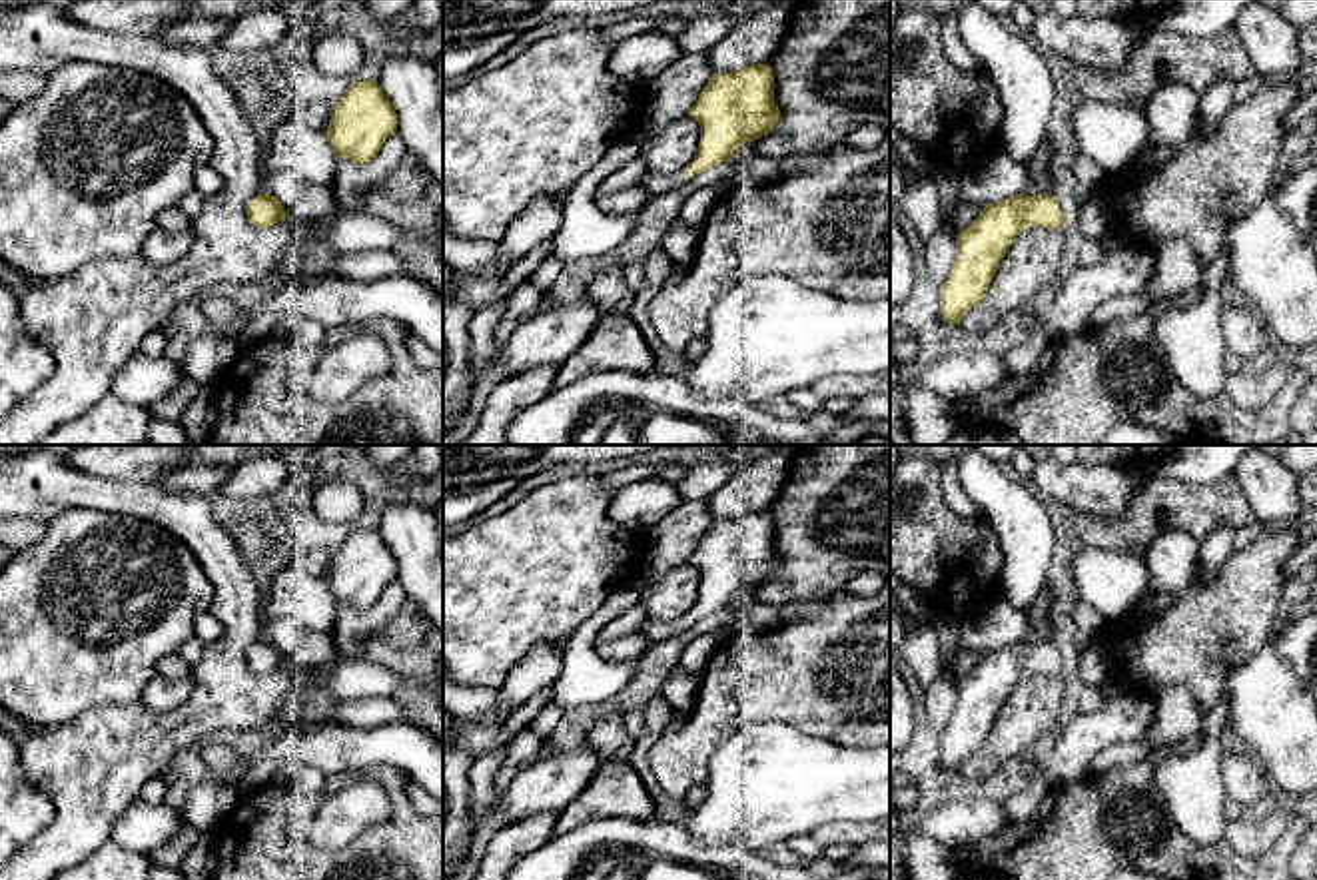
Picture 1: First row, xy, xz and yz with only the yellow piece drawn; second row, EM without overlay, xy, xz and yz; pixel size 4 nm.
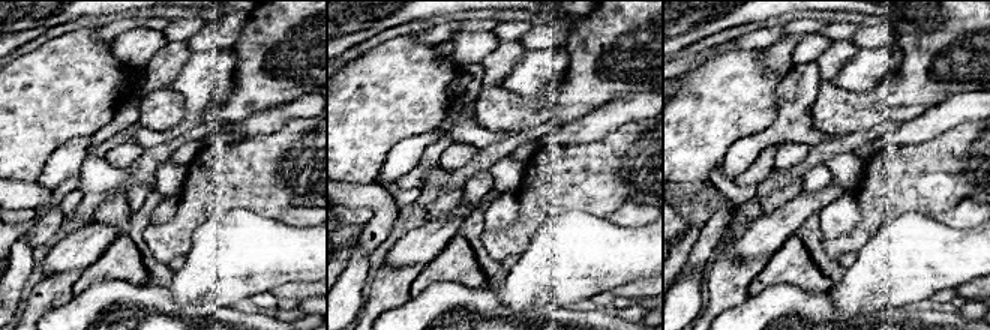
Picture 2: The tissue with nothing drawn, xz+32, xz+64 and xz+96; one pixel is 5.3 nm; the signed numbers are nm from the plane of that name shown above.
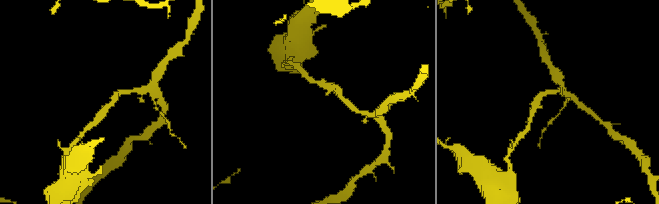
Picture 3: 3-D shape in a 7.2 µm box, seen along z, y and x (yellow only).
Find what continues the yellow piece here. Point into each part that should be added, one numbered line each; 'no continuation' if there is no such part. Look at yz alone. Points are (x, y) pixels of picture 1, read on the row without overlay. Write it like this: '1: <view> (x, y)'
no continuation

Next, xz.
1: xz (653, 631)

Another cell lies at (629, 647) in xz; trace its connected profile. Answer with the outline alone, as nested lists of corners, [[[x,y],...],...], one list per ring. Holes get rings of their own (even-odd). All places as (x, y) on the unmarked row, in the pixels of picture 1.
[[[641,633],[609,639],[599,643],[597,653],[609,662],[637,660],[649,647],[649,641]]]

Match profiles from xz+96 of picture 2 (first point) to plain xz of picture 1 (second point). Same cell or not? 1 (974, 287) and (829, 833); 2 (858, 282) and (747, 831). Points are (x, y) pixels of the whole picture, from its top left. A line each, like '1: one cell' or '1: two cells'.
1: one cell
2: one cell

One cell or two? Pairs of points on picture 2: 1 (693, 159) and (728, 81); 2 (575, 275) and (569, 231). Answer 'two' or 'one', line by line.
1: one
2: one

